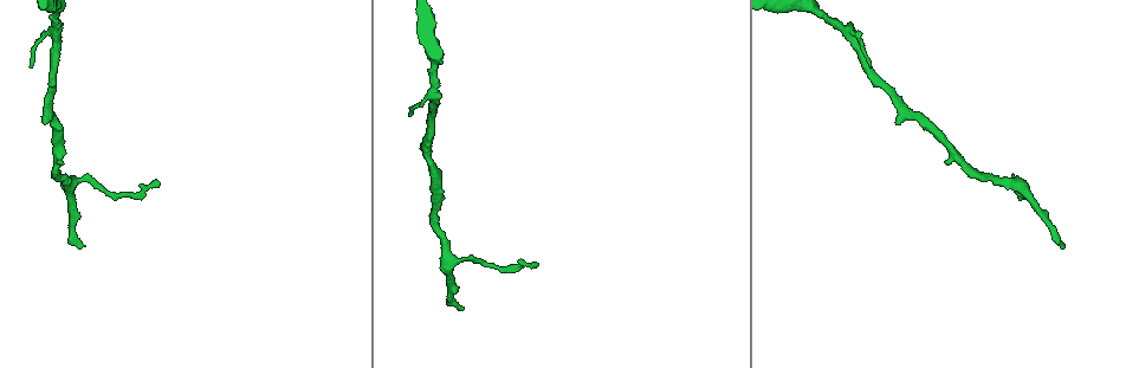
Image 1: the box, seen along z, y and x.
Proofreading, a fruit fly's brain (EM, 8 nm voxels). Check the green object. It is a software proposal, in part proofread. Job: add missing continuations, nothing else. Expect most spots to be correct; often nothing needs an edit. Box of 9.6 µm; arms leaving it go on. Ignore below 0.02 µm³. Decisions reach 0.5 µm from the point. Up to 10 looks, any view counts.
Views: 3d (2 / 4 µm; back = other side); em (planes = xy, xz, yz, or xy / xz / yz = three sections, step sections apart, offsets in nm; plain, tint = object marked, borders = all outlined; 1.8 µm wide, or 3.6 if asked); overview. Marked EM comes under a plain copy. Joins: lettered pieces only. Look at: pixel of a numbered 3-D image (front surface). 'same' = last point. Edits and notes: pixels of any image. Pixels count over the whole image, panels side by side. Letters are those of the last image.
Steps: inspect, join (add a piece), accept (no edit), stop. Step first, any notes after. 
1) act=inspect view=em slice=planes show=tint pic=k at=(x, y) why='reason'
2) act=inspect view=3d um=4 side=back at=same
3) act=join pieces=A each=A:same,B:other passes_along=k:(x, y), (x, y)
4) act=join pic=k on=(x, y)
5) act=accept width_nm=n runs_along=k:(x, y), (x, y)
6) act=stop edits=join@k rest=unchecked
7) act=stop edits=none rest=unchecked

act=inspect view=3d um=2 pic=1 at=(1060, 244) why='free end'

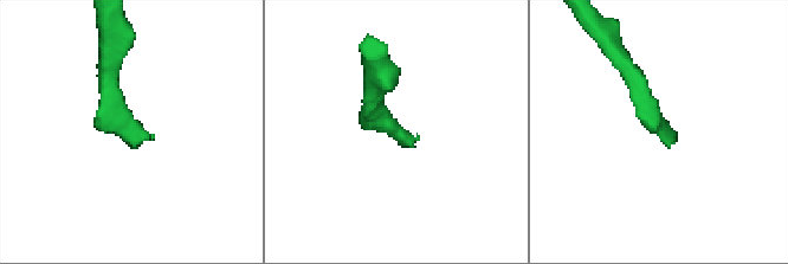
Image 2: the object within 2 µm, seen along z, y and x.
act=inspect view=em slice=xz step=16 show=tint pic=2 at=(417, 136) why='shape alone is not enough'

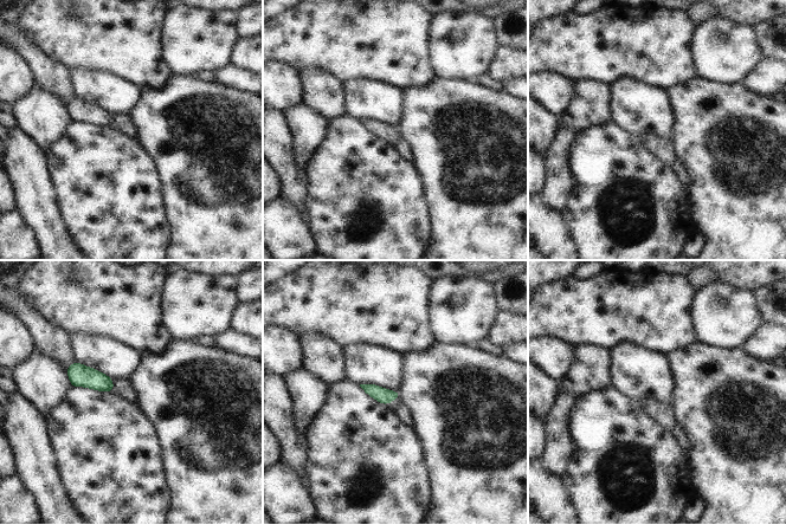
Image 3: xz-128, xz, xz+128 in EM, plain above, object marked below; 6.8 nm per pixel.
act=inspect view=em slice=xy step=4 show=borders at=same why='cut it another way'

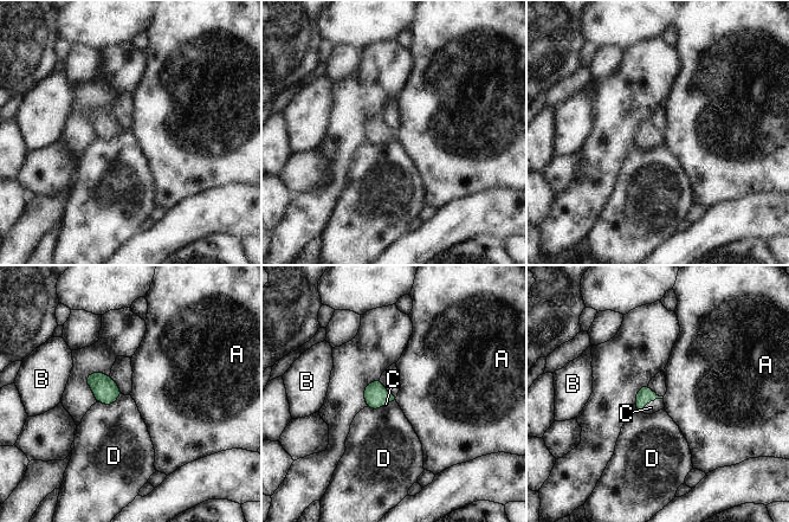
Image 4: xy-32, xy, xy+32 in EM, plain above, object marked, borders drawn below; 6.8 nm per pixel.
act=join pieces=C width_nm=110 each=A:other,B:other,C:same,D:other passes_along=4:(645, 394), (651, 400), (651, 407) found='it goes on there'

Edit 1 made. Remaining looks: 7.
act=inspect view=overview why='see it whole again'

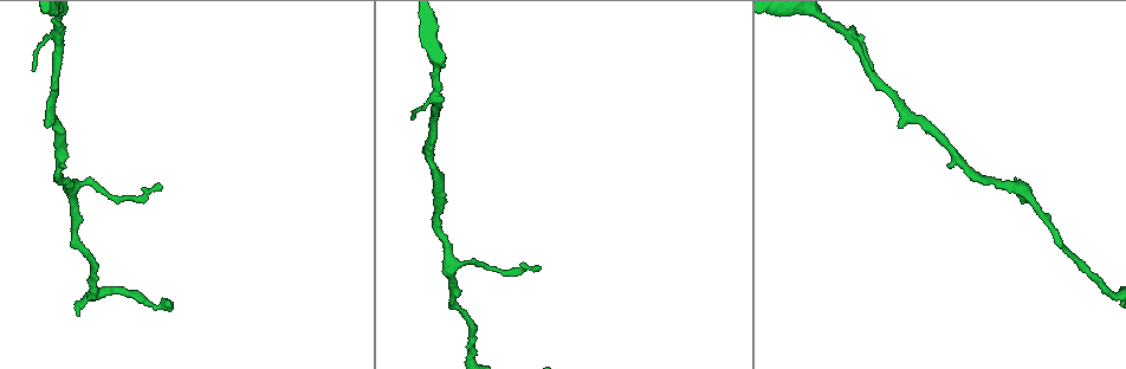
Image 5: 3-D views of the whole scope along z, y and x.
act=inspect view=3d um=2 pic=5 at=(474, 357) why='sharp bend'

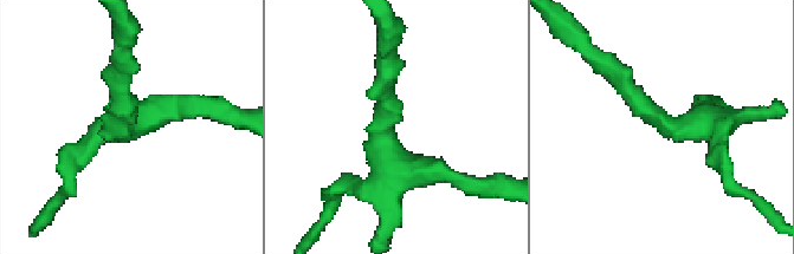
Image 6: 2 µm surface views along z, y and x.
act=inspect view=em um=3.6 slice=yz step=8 show=tint pic=6 at=(669, 125) arms=3 arm_widths_nm=170,170,170

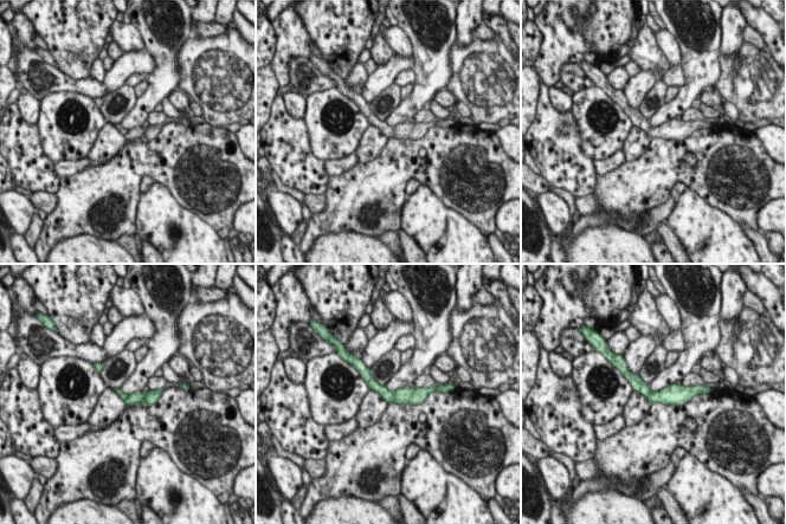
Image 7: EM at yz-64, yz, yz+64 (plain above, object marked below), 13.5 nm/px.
act=inspect view=em um=3.6 slice=planes show=borders at=same why='another direction'

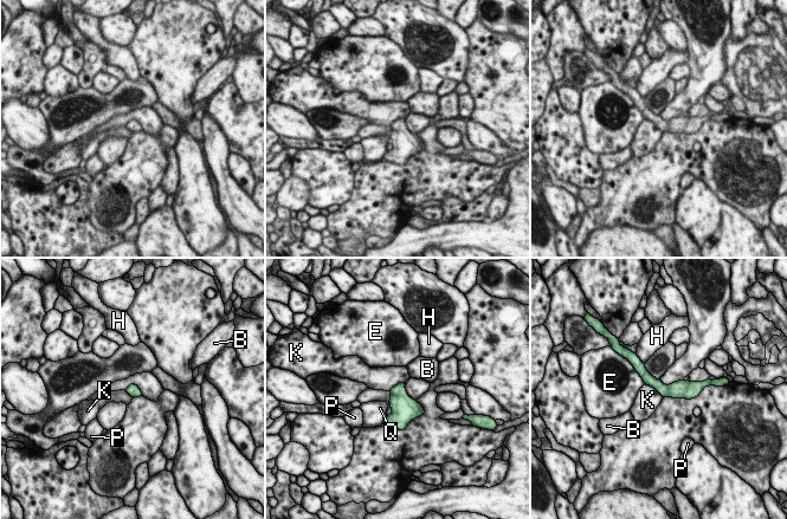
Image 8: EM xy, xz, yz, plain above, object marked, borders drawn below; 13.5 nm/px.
act=accept longest_contact=E:340nm each=B:other,E:other,H:other,K:other,P:other,Q:other found='no lettered piece goes on from it'

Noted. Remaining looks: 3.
act=inspect view=3d um=4 pic=5 at=(71, 187) why='three arms meet'

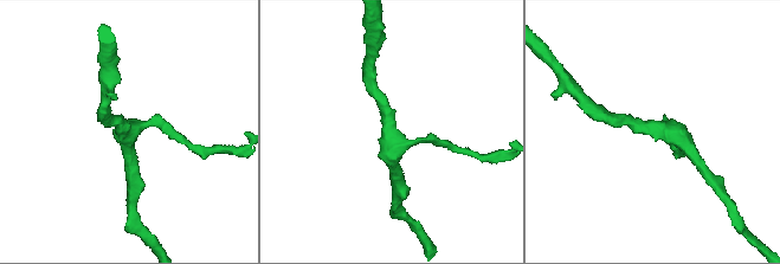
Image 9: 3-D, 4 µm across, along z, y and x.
act=inspect view=em slice=yz step=4 show=tint pic=9 at=(393, 141) arms=3

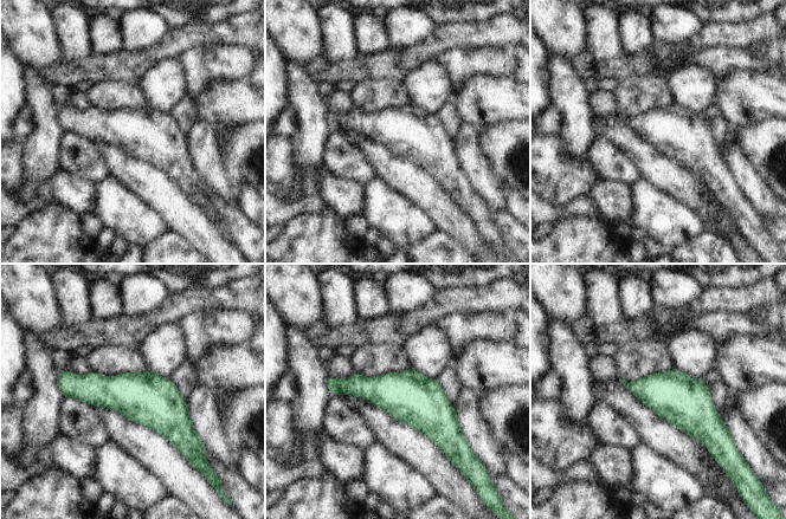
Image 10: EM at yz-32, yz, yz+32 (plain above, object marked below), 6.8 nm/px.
act=inspect view=em slice=planes show=borders at=same why='cut it another way'

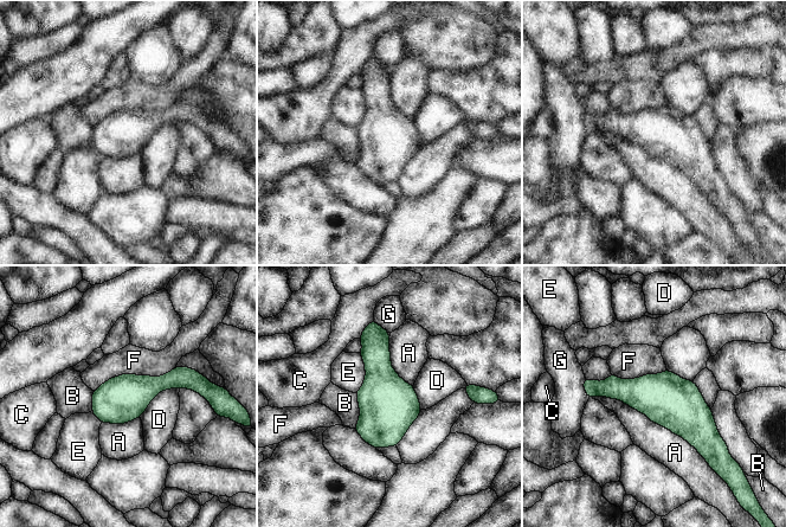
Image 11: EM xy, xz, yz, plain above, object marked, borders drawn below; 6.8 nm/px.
act=accept width_nm=320 longest_contact=A:900nm each=A:other,B:other,C:other,D:other,E:other,F:other,G:other found='none of them fits'

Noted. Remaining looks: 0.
act=stop edits=join@4 rest=unchecked

